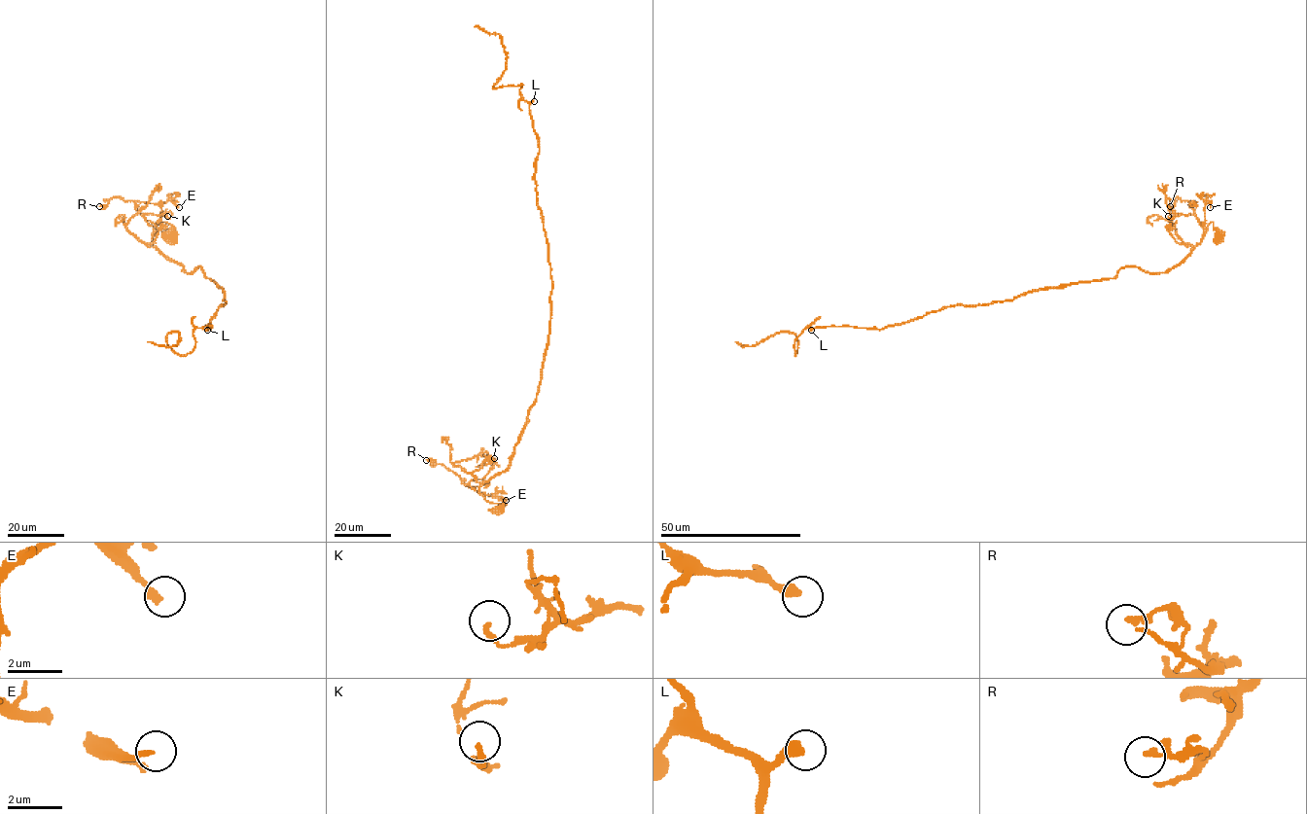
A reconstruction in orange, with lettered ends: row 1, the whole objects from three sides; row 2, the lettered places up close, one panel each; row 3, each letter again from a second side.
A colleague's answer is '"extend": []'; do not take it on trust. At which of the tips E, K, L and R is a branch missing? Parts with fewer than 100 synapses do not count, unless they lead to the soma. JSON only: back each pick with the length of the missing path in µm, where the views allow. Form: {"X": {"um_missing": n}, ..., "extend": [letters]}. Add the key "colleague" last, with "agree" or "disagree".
{"extend": [], "colleague": "agree"}

